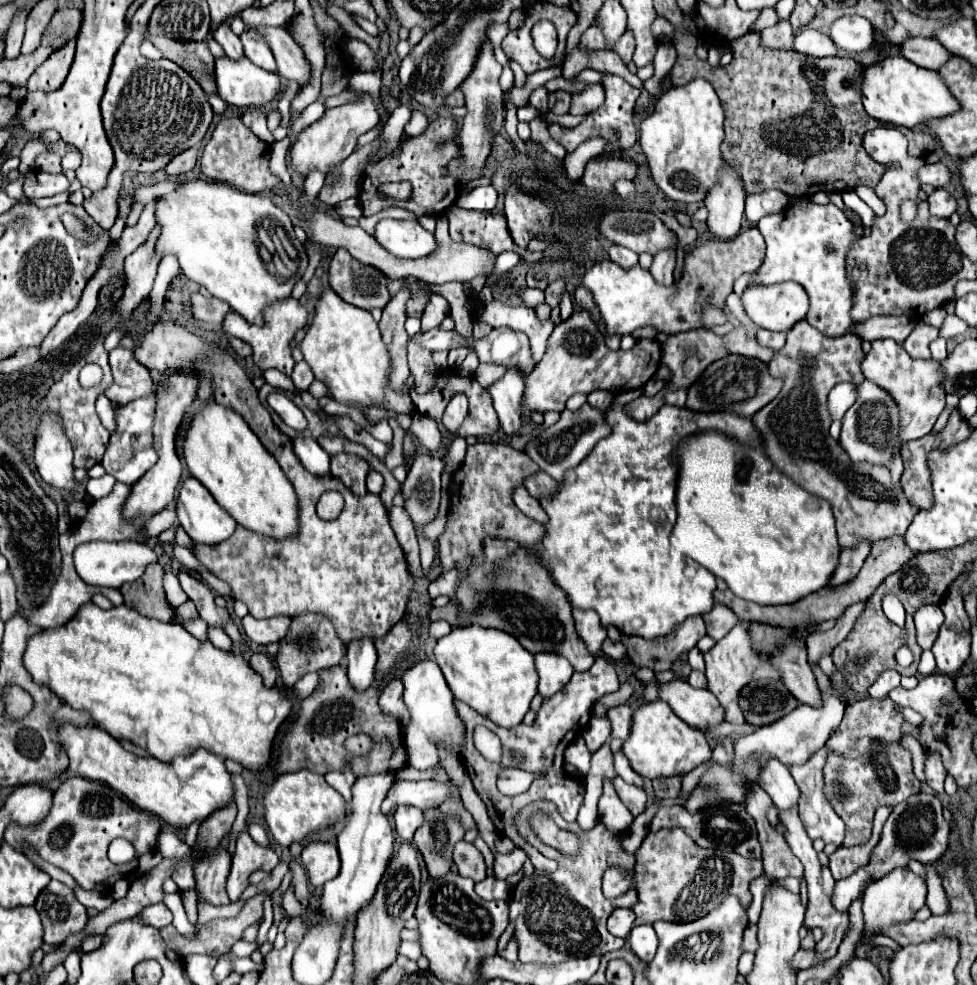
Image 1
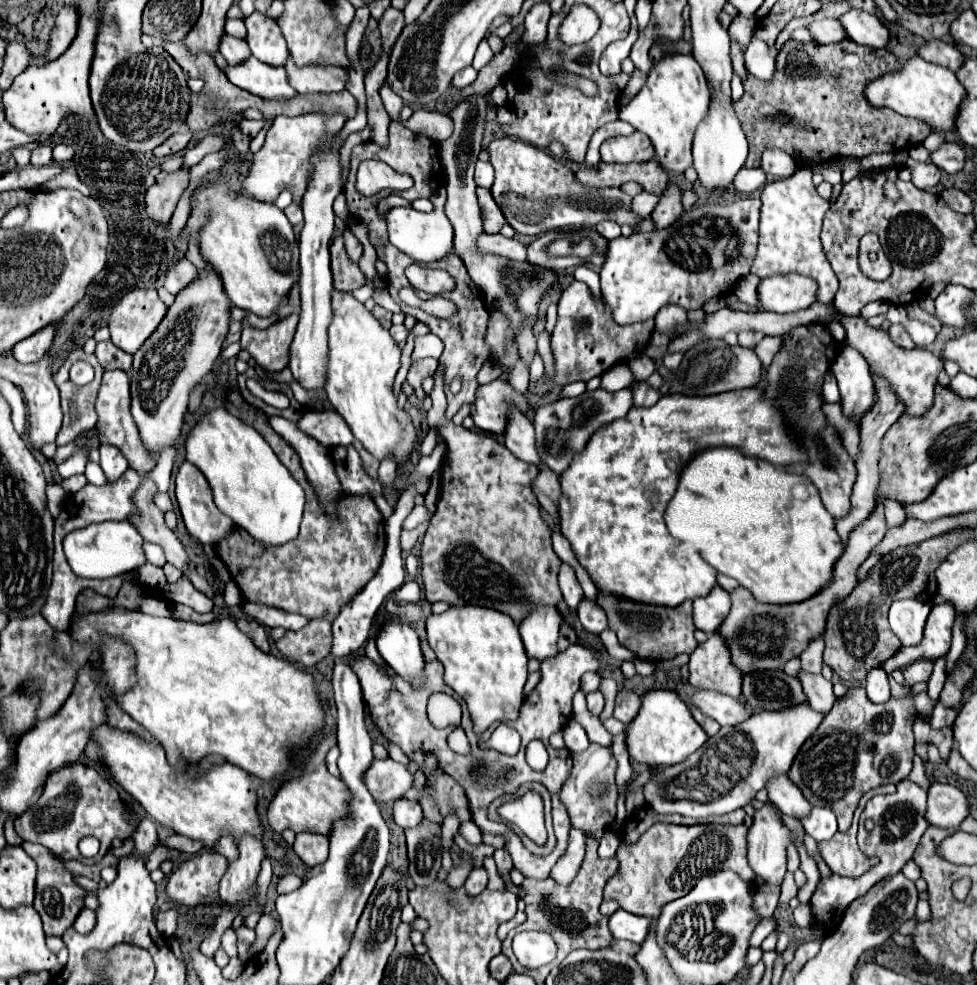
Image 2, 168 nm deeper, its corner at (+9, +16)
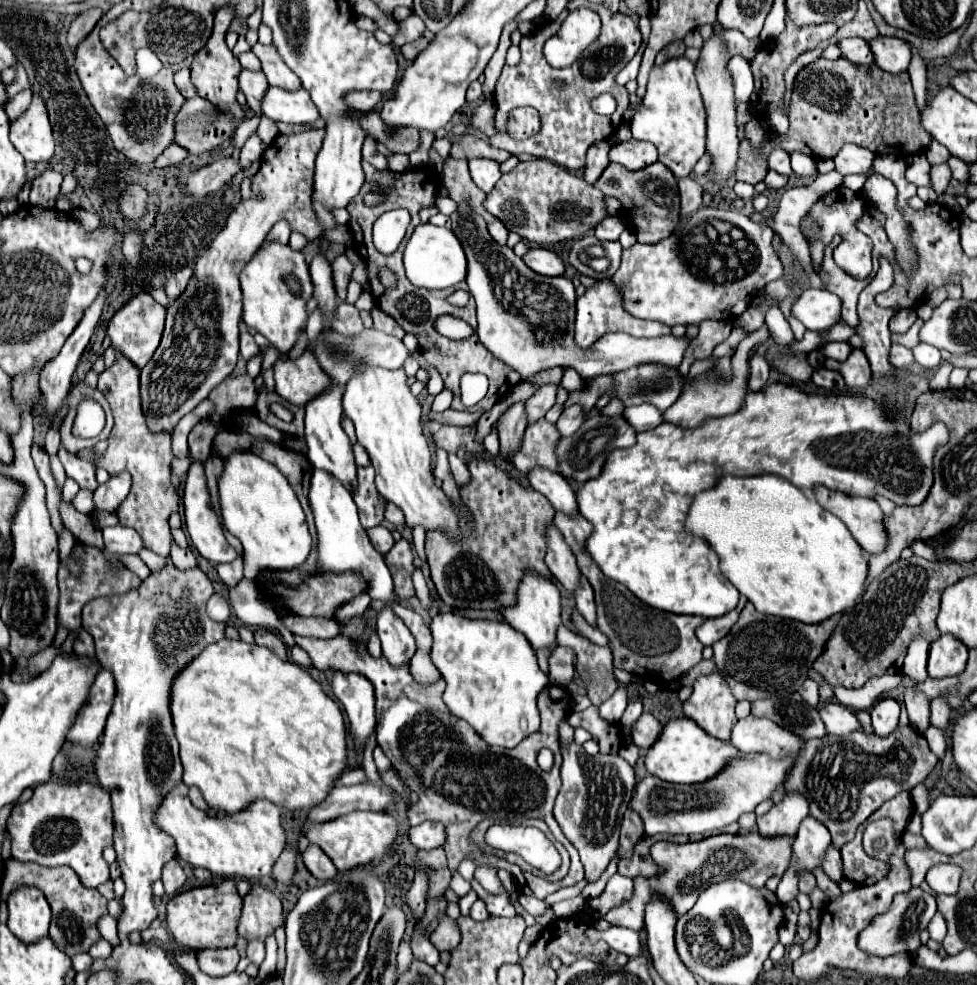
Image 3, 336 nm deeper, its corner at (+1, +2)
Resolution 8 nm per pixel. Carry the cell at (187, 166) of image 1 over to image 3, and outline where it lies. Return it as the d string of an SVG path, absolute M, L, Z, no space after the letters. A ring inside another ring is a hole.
M171 144L157 160L155 160L155 166L157 168L167 168L167 166L171 166L171 164L179 164L179 162L183 162L185 158L187 158L187 150L183 150L179 144Z

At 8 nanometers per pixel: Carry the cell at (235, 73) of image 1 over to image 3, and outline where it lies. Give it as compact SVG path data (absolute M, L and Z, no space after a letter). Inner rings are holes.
M269 86L261 100L261 110L267 118L289 124L307 124L319 118L315 104L303 88L291 92L277 86Z

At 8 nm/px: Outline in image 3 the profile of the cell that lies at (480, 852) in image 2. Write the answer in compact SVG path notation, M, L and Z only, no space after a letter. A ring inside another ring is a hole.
M471 880L471 886L477 892L477 896L487 904L487 910L489 910L491 916L515 916L515 908L509 902L509 894L507 892L497 894L497 896L489 894L477 880Z

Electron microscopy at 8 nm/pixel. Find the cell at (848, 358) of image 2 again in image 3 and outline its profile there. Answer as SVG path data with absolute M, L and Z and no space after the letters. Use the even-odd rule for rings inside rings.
M853 348L849 358L843 364L839 364L839 372L845 378L845 384L855 390L863 390L871 382L869 362L867 362L863 350L859 350L859 348Z

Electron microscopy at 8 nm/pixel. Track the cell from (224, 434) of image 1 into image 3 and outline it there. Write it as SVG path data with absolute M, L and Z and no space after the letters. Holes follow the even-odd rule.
M233 450L223 464L223 472L217 480L219 484L219 504L223 526L239 538L243 544L243 562L245 562L245 578L253 580L259 570L289 570L301 566L311 552L311 534L307 528L307 518L301 508L297 494L293 492L287 478L275 468L271 462L265 462L251 450Z

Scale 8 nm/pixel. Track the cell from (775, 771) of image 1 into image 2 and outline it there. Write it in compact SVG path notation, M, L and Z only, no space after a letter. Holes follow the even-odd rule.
M779 774L767 782L769 800L785 814L801 820L811 812L811 804L805 800L801 790L787 778L787 774Z

